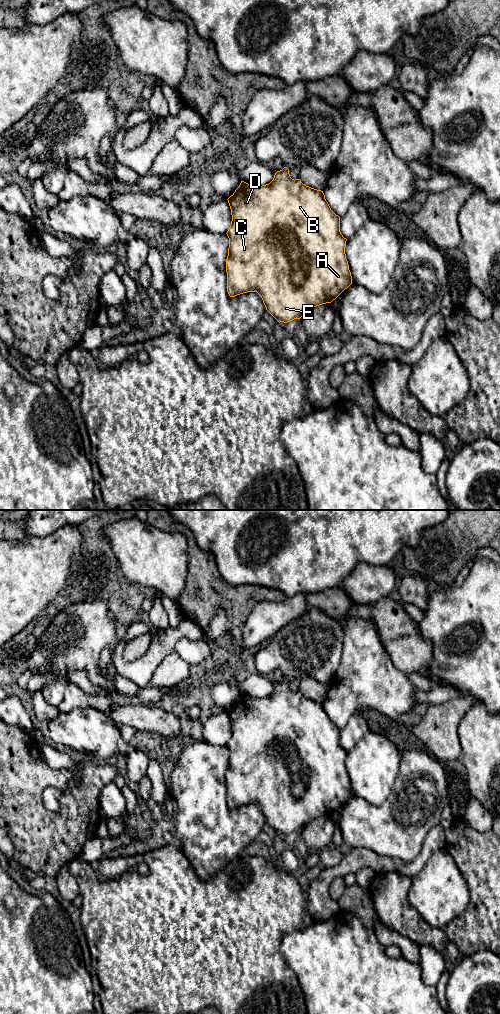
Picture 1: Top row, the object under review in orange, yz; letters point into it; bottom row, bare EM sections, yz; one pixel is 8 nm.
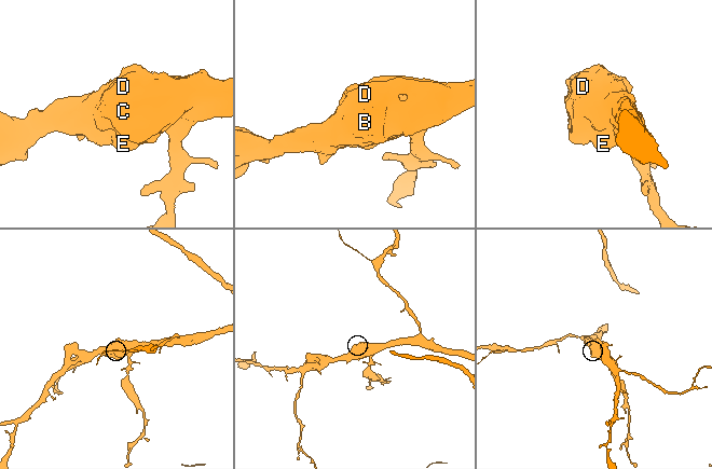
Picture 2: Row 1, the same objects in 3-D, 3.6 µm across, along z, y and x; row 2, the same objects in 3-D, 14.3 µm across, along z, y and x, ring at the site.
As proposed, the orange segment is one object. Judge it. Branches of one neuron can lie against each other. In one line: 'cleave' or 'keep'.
keep

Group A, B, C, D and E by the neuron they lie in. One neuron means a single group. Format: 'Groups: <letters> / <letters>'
Groups: A B C D E

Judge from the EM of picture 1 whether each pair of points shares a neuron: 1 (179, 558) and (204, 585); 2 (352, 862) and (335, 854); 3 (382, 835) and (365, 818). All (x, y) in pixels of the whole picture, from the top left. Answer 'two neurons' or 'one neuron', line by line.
1: two neurons
2: two neurons
3: one neuron

